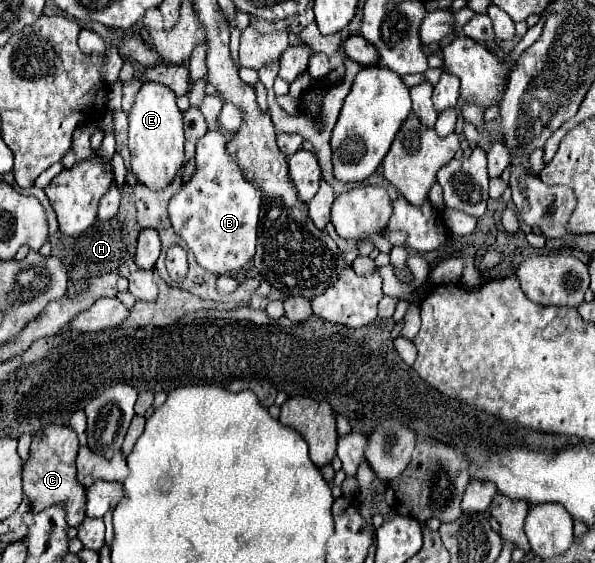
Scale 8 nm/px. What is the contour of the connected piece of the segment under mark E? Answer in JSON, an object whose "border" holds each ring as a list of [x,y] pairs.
{"border":[[[141,82],[141,88],[129,110],[129,152],[131,170],[141,184],[151,190],[161,190],[171,184],[173,176],[185,164],[183,156],[183,114],[177,108],[177,96],[157,82]]]}

